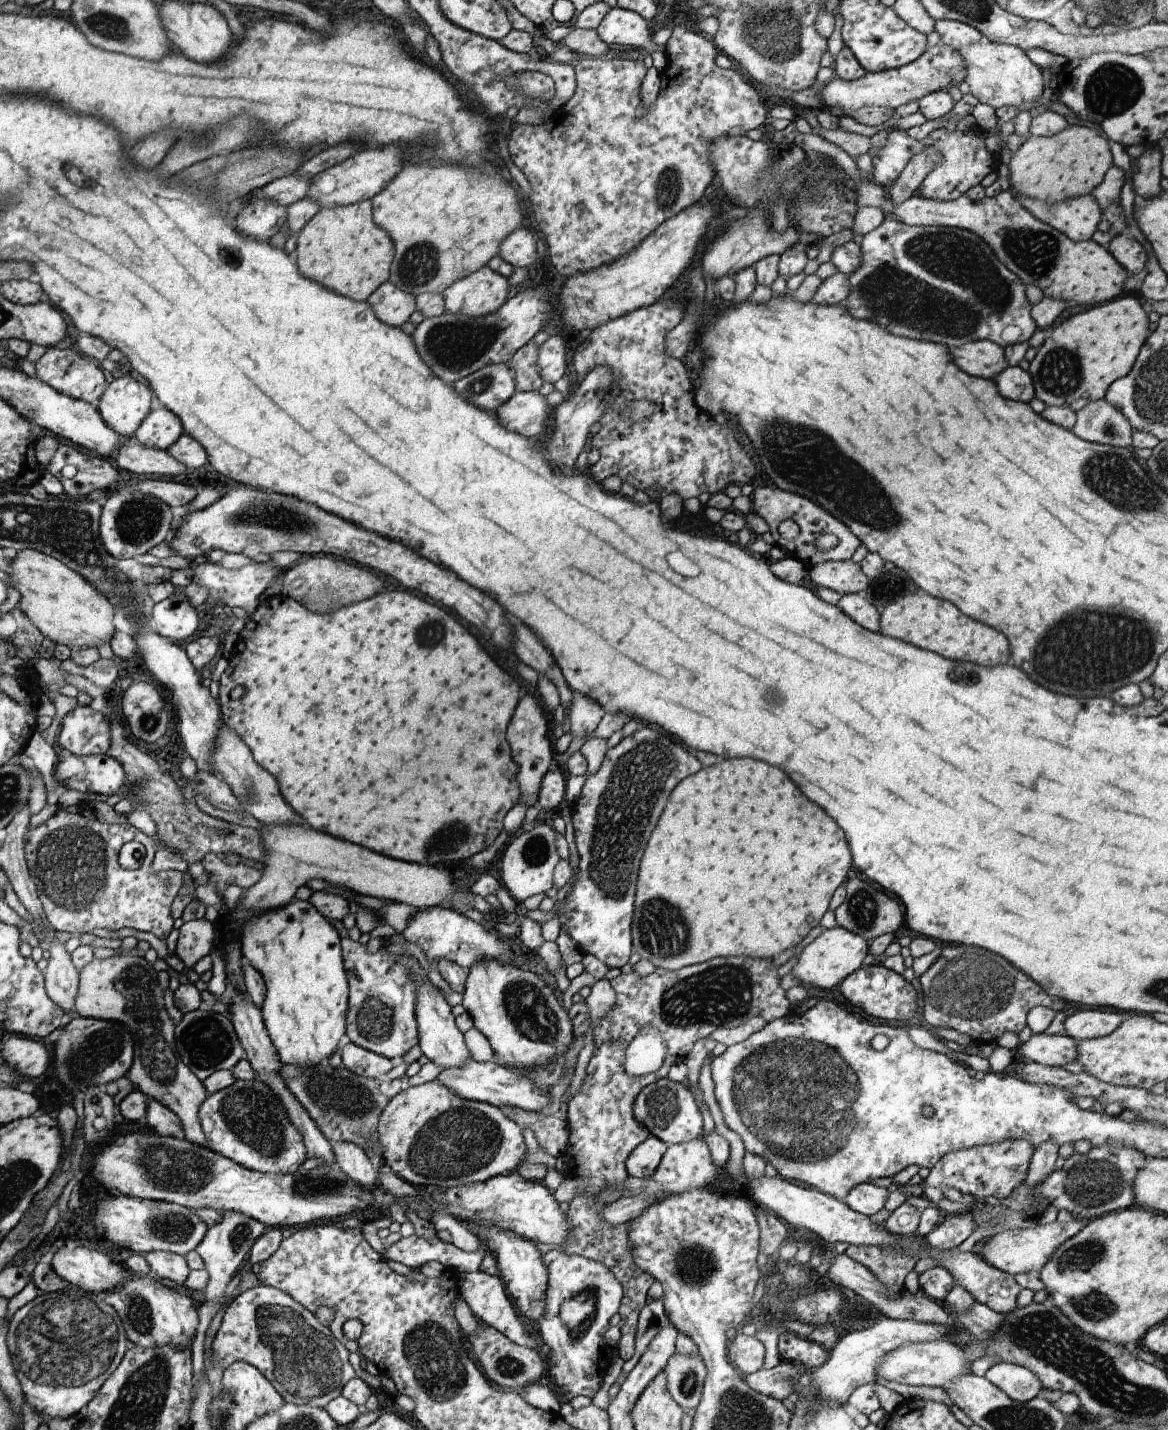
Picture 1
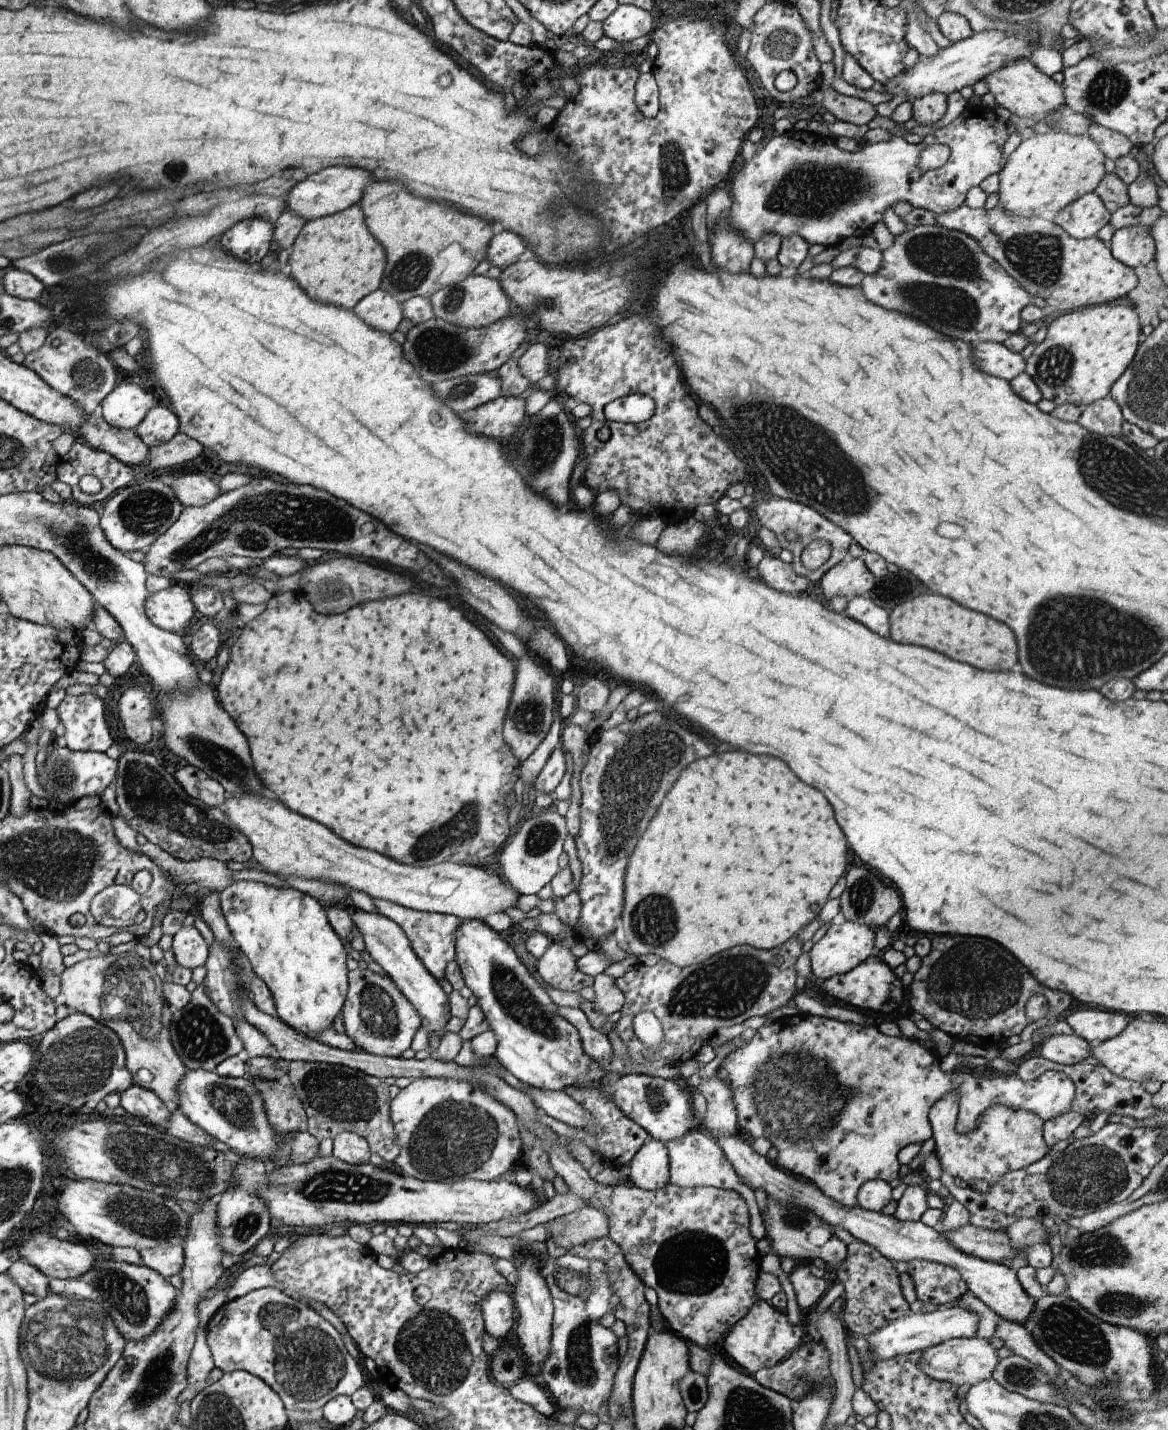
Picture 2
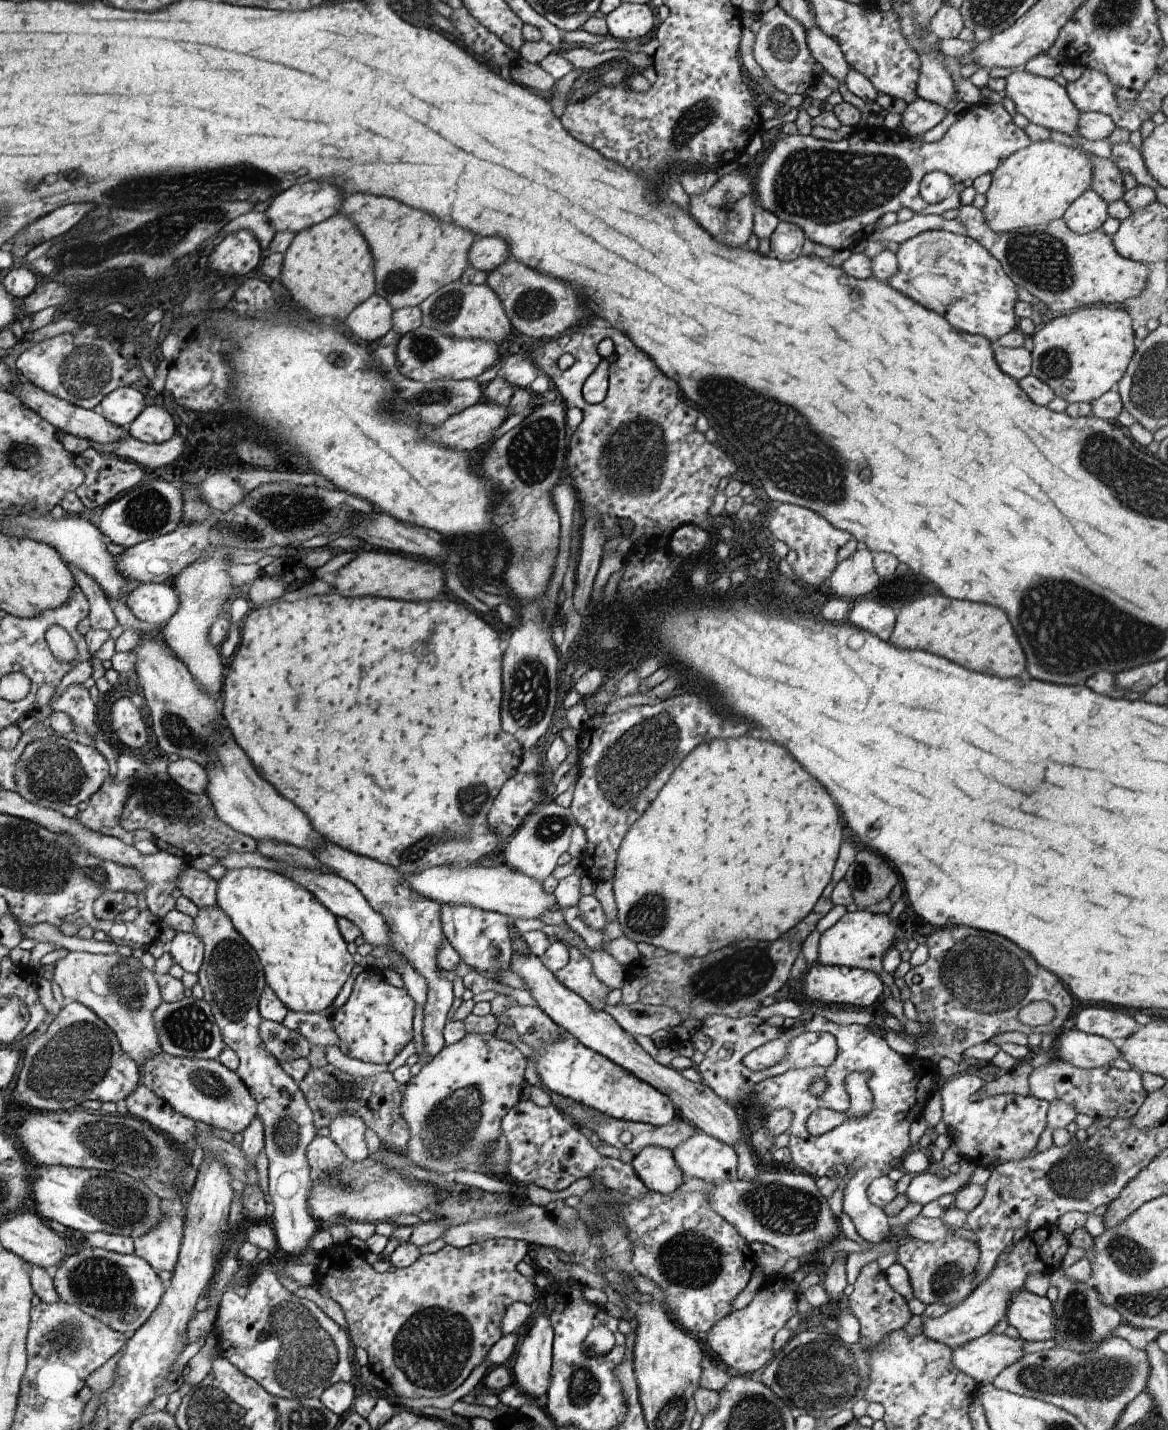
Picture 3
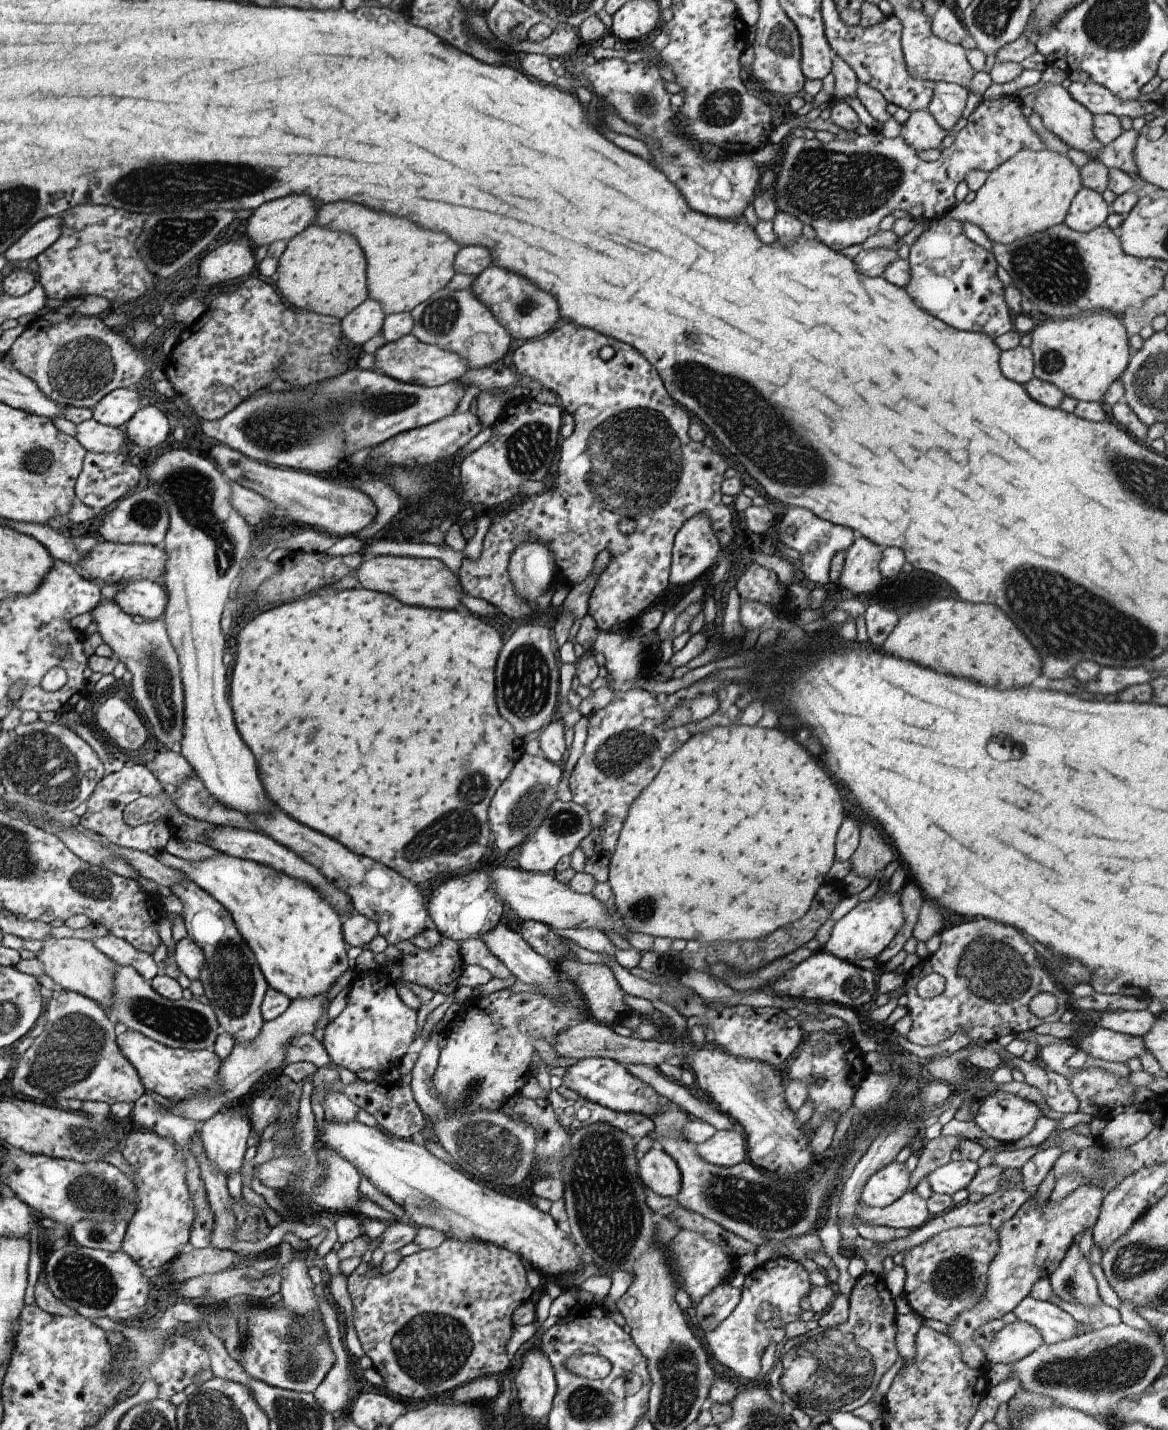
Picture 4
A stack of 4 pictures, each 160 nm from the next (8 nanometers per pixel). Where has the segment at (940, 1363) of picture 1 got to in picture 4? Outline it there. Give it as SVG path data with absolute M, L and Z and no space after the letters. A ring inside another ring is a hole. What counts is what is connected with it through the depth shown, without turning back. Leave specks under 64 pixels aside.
M1014 1322L1005 1325L992 1338L992 1342L982 1348L987 1365L1014 1363L1023 1360L1045 1344L1040 1332L1032 1324Z

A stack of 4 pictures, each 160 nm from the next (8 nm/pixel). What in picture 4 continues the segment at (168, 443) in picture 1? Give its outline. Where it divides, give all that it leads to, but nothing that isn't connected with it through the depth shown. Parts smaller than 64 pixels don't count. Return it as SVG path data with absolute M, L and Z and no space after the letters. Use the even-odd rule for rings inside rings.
M156 406L140 408L140 411L136 412L123 428L129 441L137 450L158 446L170 434L168 418Z

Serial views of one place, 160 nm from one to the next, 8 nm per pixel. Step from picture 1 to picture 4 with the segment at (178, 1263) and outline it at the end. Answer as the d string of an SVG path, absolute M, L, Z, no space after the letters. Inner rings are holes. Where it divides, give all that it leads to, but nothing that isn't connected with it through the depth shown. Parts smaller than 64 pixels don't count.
M131 1132L121 1153L134 1169L139 1189L139 1211L127 1224L121 1251L138 1261L144 1271L165 1269L191 1240L190 1232L194 1231L196 1219L192 1194L187 1186L188 1170L183 1150L172 1138L166 1140L156 1132Z

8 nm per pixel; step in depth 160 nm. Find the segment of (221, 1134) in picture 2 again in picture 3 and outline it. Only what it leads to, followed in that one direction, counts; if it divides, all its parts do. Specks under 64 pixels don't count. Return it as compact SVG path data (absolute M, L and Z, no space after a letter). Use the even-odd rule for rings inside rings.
M162 1051L148 1057L140 1070L143 1086L191 1120L225 1129L233 1135L242 1133L256 1120L258 1102L251 1096L246 1082L217 1059L176 1057ZM317 1135L307 1148L307 1161L314 1177L338 1171L346 1160L343 1150L329 1137Z

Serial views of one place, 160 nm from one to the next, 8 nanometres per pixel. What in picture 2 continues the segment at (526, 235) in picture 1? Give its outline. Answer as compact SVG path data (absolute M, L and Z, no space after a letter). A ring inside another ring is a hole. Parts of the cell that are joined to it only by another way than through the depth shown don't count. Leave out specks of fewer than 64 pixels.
M500 232L487 244L484 259L488 259L494 266L505 269L518 261L524 250L526 250L526 244L522 242L522 238L510 232Z

